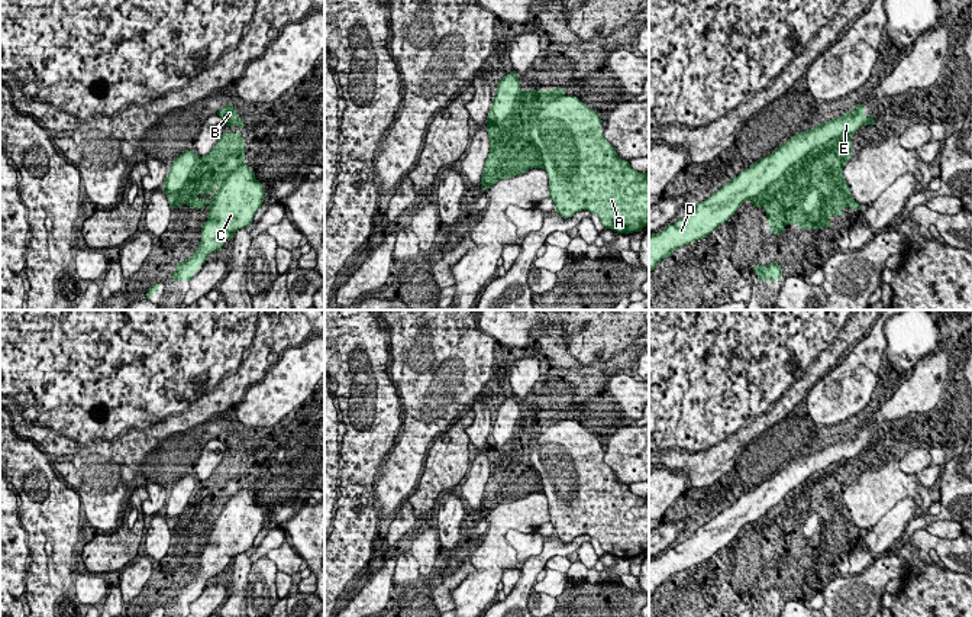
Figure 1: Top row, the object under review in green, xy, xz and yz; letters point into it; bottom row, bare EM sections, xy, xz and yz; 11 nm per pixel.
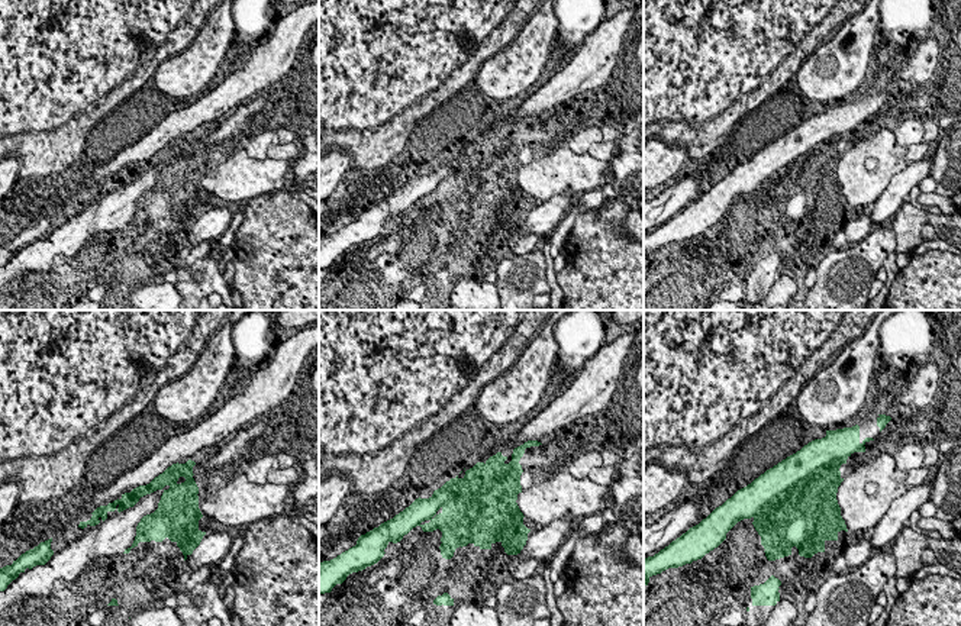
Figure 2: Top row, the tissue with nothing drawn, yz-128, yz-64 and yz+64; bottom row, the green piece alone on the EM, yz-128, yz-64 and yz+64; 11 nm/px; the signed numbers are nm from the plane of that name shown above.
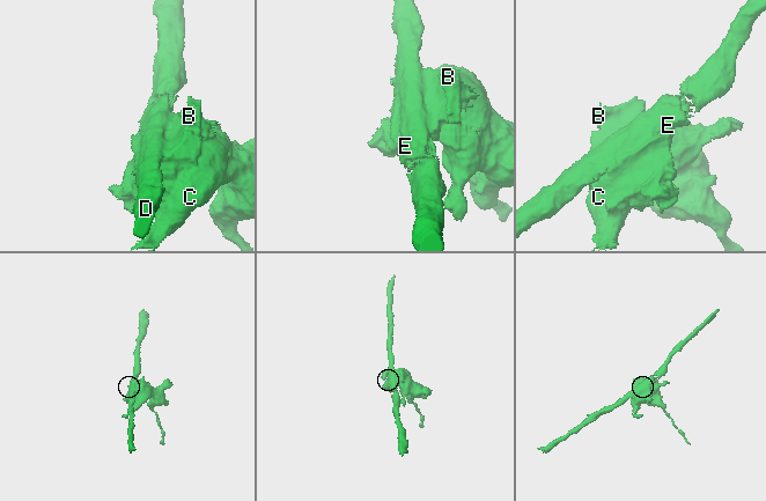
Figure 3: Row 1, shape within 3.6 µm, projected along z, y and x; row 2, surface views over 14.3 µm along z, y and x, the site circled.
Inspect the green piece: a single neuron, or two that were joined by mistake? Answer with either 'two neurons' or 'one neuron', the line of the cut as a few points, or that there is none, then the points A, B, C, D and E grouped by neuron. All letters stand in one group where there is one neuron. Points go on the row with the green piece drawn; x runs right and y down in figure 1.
two neurons; cut yz (848, 138), (794, 138), (758, 196); groups A B C / D E

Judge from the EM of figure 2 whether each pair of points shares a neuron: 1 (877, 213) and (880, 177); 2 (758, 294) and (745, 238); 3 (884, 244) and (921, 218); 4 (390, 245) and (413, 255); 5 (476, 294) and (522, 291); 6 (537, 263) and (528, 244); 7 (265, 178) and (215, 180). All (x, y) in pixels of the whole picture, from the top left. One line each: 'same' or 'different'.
1: different
2: different
3: different
4: different
5: different
6: different
7: same

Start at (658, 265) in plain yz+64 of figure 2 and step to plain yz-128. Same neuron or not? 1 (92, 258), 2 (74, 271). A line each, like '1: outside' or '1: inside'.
1: inside
2: inside

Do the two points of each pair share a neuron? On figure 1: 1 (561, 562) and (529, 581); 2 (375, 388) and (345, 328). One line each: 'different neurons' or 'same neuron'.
1: different neurons
2: same neuron

